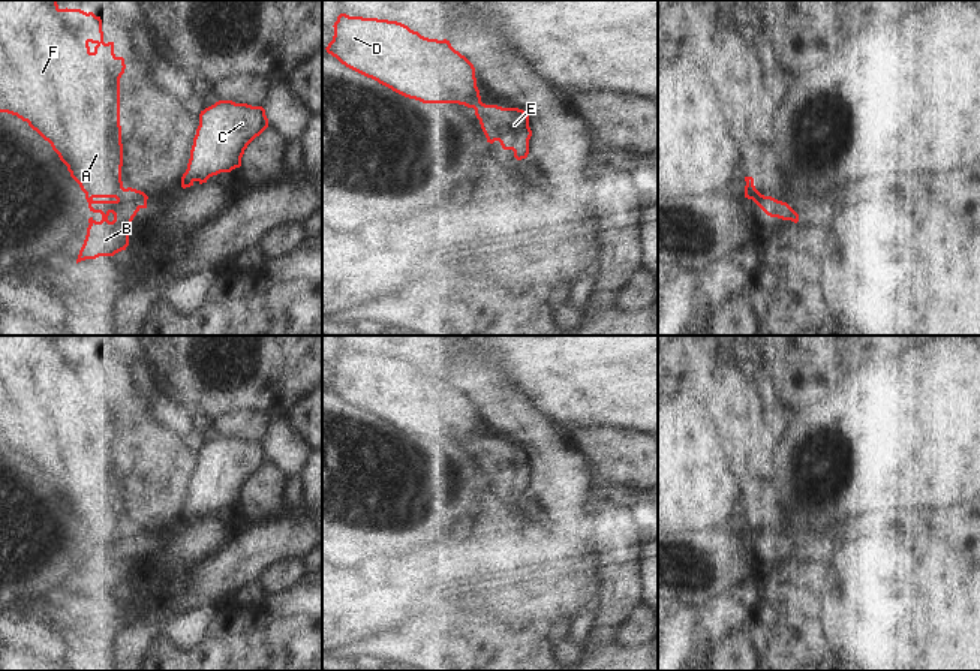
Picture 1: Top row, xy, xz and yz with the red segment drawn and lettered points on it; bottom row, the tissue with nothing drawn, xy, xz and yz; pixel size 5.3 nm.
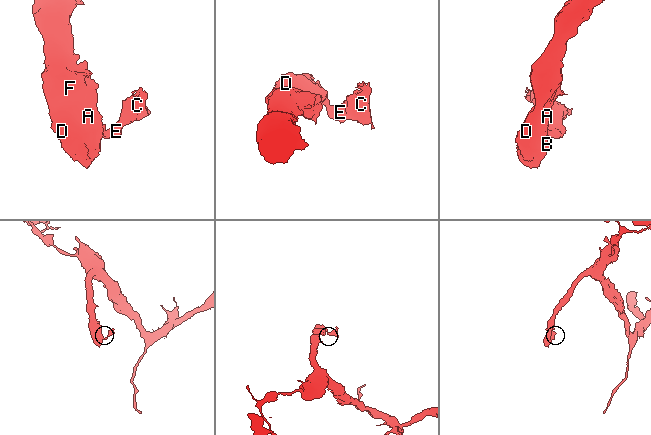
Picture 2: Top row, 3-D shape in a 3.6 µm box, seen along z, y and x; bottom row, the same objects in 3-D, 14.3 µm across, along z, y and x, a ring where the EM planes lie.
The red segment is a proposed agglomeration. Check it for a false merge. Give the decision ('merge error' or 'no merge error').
merge error

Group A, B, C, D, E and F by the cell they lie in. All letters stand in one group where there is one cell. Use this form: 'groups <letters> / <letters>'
groups A B D F / C E

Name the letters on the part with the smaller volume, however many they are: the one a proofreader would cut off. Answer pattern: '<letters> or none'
C, E.

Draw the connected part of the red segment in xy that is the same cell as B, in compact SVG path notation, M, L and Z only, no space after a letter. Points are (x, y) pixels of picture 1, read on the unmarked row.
M0 336L0 448L7 448L27 457L33 466L48 476L60 496L67 502L70 512L85 529L90 547L102 550L100 557L96 557L93 553L88 554L90 560L76 599L85 595L96 595L99 592L114 592L115 589L126 586L129 581L129 565L132 556L144 536L148 535L148 532L141 526L132 523L124 524L121 517L123 479L120 461L120 413L124 409L124 404L124 394L114 389L114 377L103 377L102 355L93 347L87 349L81 344L67 343L60 344L57 336Z

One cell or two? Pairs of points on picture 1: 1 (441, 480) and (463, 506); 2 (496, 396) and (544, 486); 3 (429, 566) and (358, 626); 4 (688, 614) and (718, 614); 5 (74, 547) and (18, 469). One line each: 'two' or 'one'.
1: one
2: one
3: one
4: two
5: one

